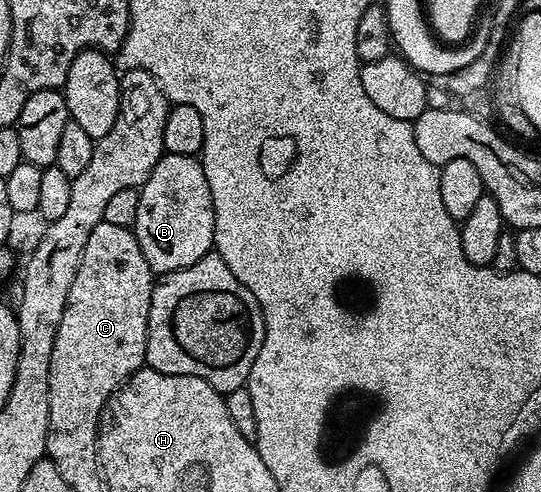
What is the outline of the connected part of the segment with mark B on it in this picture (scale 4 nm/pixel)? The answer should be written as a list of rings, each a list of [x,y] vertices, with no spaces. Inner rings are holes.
[[[165,152],[154,164],[154,172],[139,187],[138,216],[134,233],[146,256],[146,264],[160,276],[172,270],[181,270],[206,256],[214,246],[214,200],[210,196],[210,184],[206,184],[206,172],[201,159],[196,156],[178,156]]]

